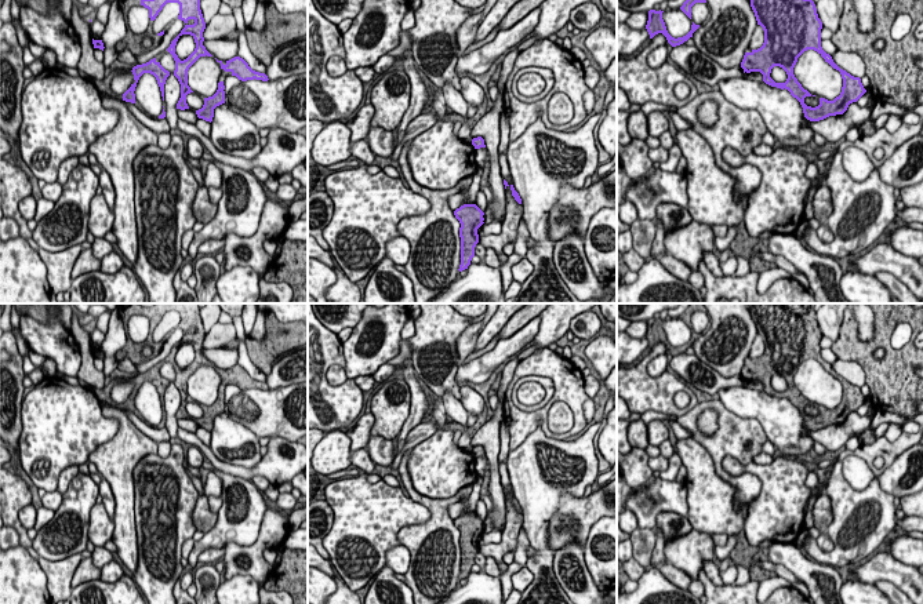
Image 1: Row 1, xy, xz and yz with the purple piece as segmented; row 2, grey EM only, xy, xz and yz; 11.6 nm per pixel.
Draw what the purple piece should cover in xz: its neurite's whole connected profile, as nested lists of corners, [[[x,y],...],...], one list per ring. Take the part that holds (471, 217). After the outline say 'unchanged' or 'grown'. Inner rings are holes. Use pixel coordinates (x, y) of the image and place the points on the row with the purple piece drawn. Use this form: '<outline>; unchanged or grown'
[[[464,204],[454,211],[454,215],[461,223],[461,265],[458,270],[462,272],[468,269],[475,256],[475,247],[479,243],[477,229],[484,223],[484,212],[476,204]]]; unchanged

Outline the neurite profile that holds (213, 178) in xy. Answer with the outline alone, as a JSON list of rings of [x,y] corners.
[[[210,163],[204,175],[204,186],[208,189],[208,188],[221,188],[221,185],[222,185],[222,172],[214,163]]]

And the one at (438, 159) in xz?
[[[446,120],[411,141],[407,161],[418,185],[447,190],[479,170],[475,153],[472,143],[454,135],[454,121]]]

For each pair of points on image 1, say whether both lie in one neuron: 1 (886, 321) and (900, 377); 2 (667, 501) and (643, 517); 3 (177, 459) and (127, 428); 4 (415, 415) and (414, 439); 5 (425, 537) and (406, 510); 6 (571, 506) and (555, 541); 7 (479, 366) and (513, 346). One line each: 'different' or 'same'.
1: same
2: same
3: different
4: different
5: different
6: same
7: same

